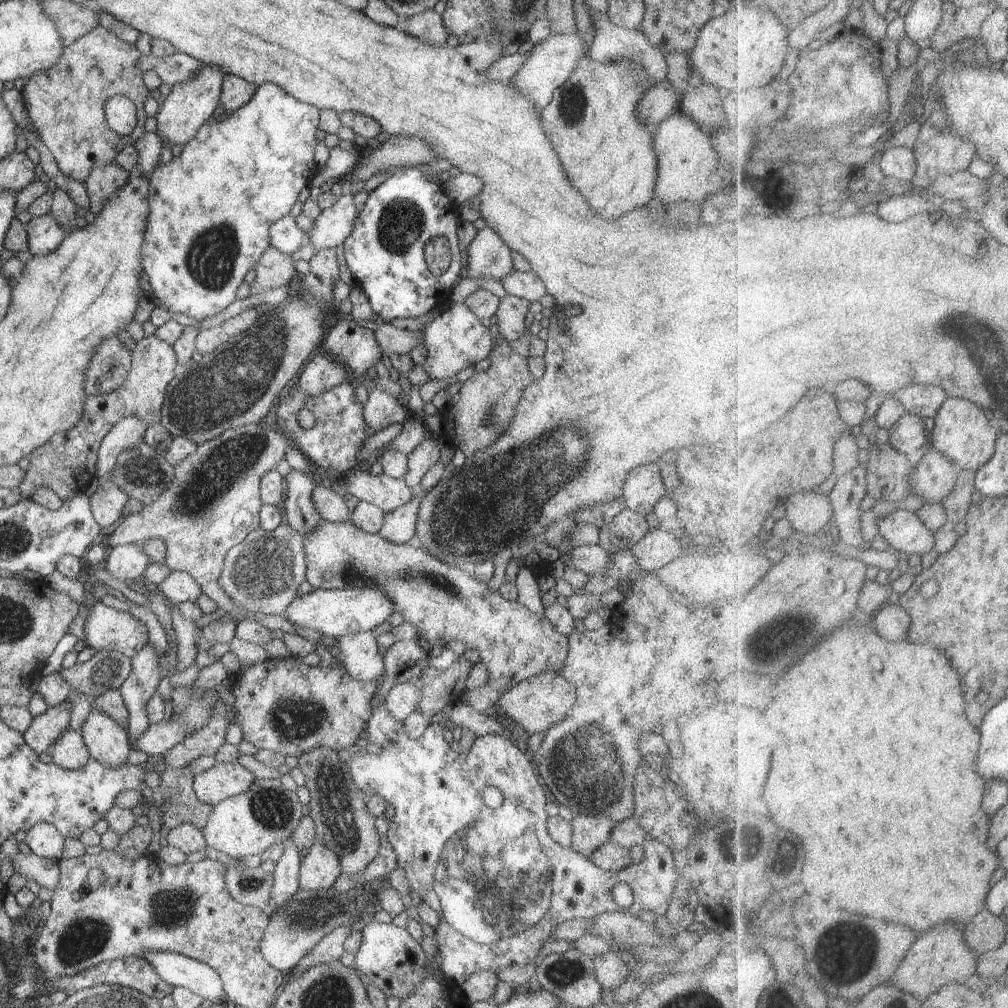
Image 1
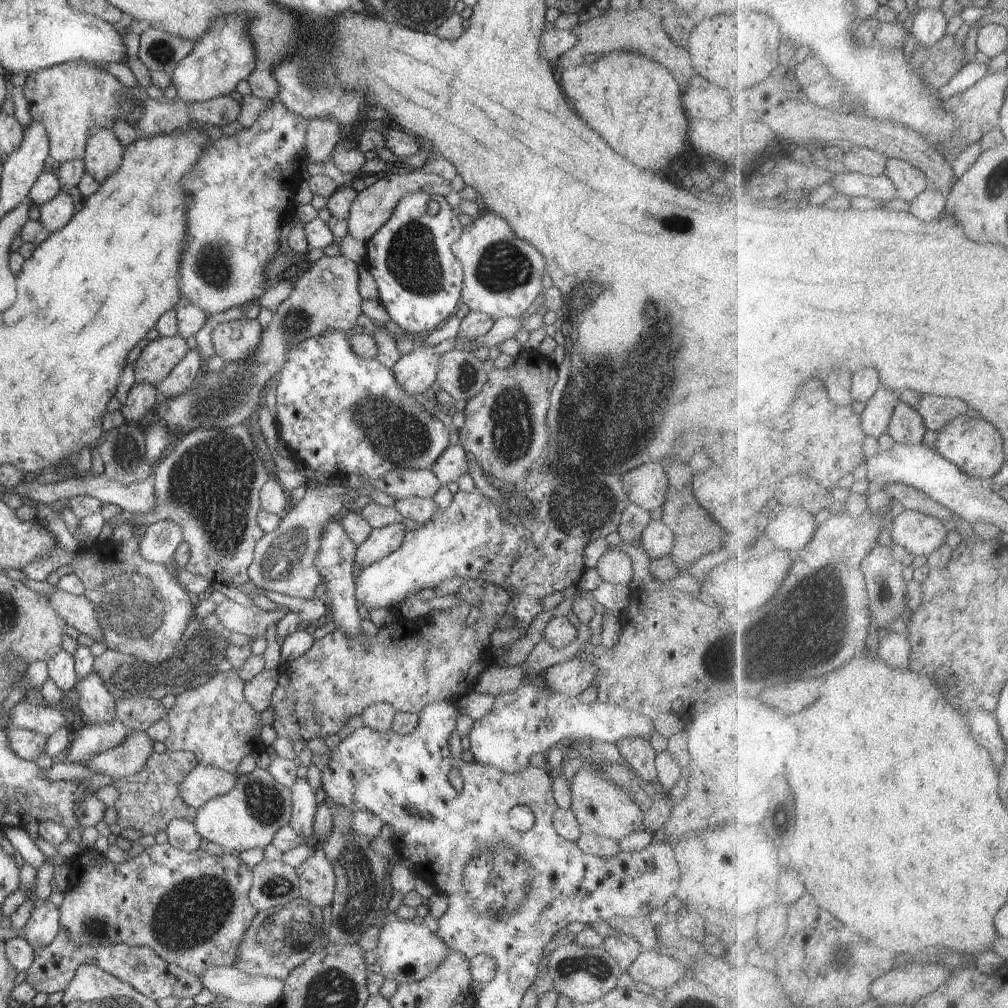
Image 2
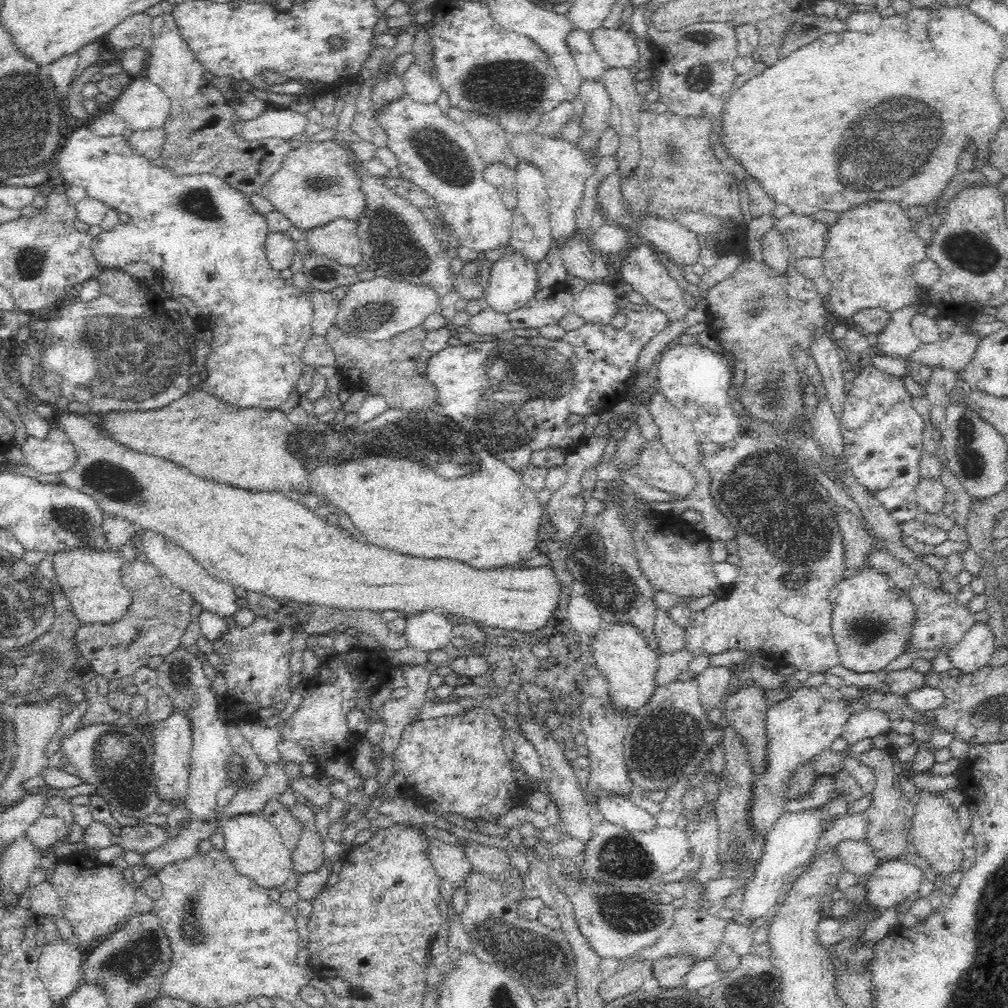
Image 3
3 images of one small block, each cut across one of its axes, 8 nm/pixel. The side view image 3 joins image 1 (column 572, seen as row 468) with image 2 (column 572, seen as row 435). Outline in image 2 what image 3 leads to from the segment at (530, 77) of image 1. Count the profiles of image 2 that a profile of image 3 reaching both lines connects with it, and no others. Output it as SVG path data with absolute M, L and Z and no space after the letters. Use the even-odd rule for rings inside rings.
M644 3L634 11L609 8L603 16L592 18L589 22L579 23L572 30L578 36L578 43L556 60L561 72L584 64L586 54L598 54L601 57L617 51L633 51L664 66L680 86L689 86L692 76L696 74L696 70L693 68L693 58L688 50L678 47L668 37L663 28L662 18L657 15L656 8L648 7Z

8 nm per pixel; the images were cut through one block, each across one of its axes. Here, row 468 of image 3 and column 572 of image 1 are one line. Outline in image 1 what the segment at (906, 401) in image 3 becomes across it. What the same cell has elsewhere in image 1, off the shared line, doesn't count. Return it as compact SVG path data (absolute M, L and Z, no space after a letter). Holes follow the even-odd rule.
M384 703L376 706L372 704L371 715L367 724L368 727L366 729L369 738L367 738L366 742L359 744L352 750L352 758L347 762L351 778L354 781L355 787L362 791L367 798L370 795L380 795L388 804L392 804L394 810L396 810L394 816L388 820L386 835L390 844L392 844L392 848L394 848L394 852L397 854L397 866L405 870L411 890L416 892L422 901L426 902L430 908L433 908L439 914L440 923L435 926L434 940L437 944L439 958L441 959L439 964L440 970L448 980L454 980L454 982L460 985L474 972L497 971L511 964L538 962L544 953L542 949L544 942L546 942L553 930L561 922L568 919L594 918L598 914L602 914L602 912L630 912L633 915L646 910L646 912L654 912L657 916L665 914L671 899L670 896L674 892L674 882L676 882L679 876L674 866L672 849L657 840L646 839L642 844L644 849L644 860L642 862L639 864L632 862L630 866L618 872L606 872L606 870L601 869L597 864L594 864L589 857L585 857L572 848L565 848L554 842L547 833L548 816L546 815L546 804L548 804L548 798L546 798L546 792L544 792L544 788L540 784L540 778L536 776L536 772L532 768L532 762L526 758L527 754L524 754L520 748L517 748L516 744L510 739L503 737L501 734L487 734L483 737L477 737L469 752L457 753L452 750L449 742L444 739L444 731L447 727L440 725L440 718L433 719L429 727L422 733L422 736L419 736L417 739L411 739L403 727L402 721L394 718ZM375 744L382 749L381 753L373 752L372 746ZM486 786L494 786L503 794L504 801L501 807L493 809L486 806L482 798L482 792ZM472 882L474 882L474 888L472 888ZM618 882L626 882L632 890L633 904L630 908L621 907L614 901L612 888Z

